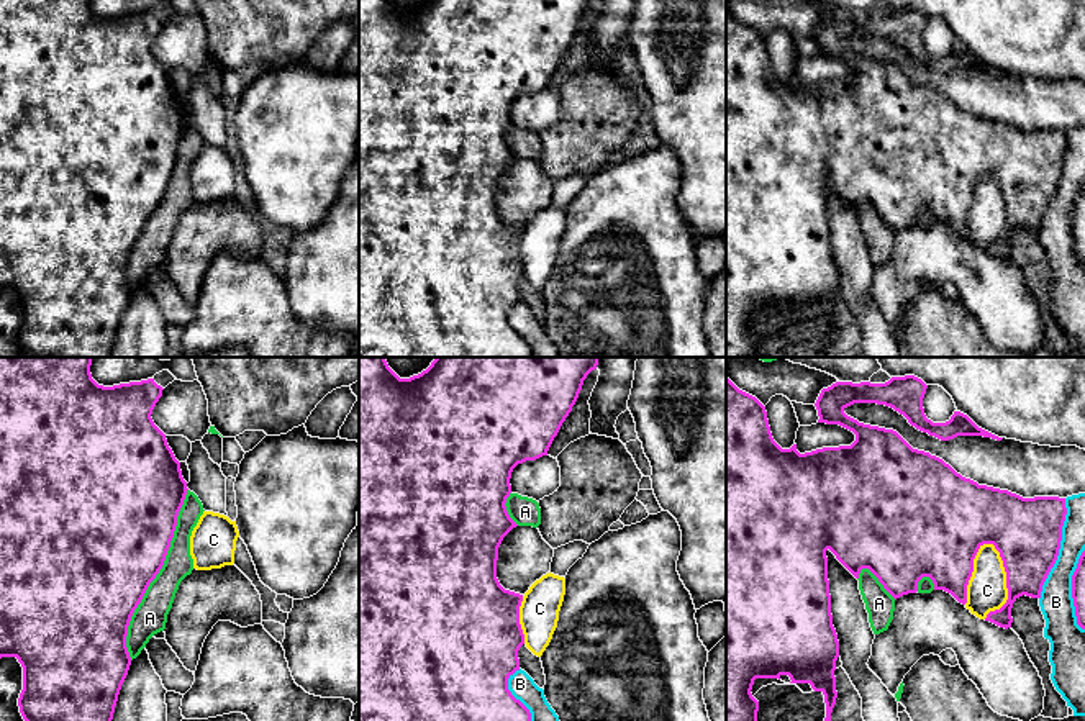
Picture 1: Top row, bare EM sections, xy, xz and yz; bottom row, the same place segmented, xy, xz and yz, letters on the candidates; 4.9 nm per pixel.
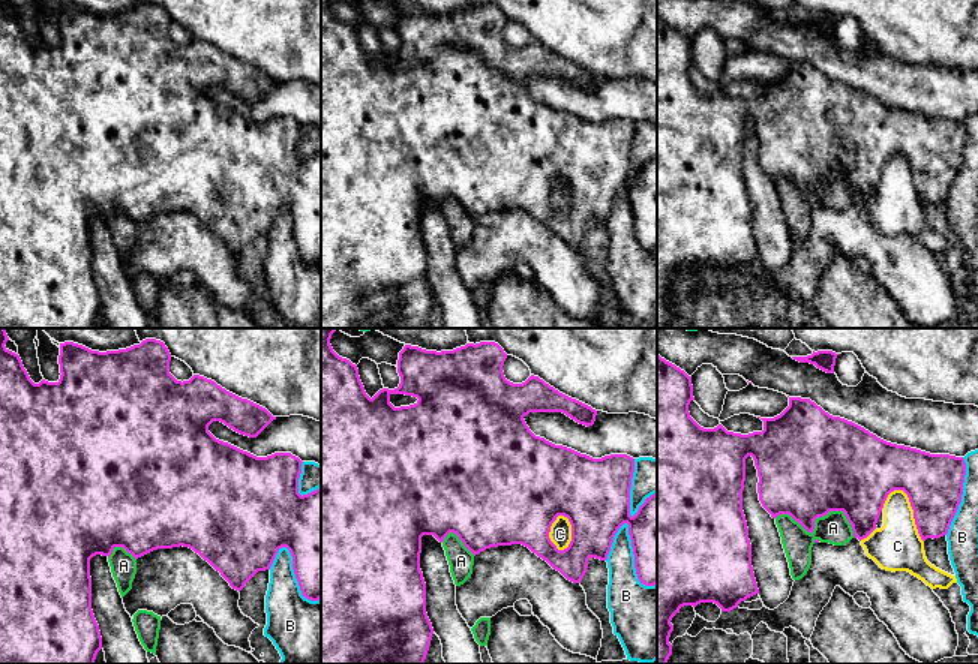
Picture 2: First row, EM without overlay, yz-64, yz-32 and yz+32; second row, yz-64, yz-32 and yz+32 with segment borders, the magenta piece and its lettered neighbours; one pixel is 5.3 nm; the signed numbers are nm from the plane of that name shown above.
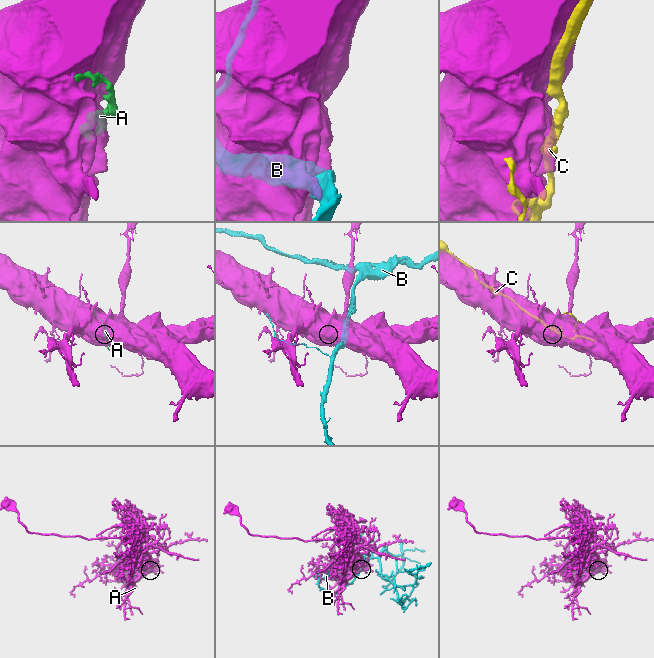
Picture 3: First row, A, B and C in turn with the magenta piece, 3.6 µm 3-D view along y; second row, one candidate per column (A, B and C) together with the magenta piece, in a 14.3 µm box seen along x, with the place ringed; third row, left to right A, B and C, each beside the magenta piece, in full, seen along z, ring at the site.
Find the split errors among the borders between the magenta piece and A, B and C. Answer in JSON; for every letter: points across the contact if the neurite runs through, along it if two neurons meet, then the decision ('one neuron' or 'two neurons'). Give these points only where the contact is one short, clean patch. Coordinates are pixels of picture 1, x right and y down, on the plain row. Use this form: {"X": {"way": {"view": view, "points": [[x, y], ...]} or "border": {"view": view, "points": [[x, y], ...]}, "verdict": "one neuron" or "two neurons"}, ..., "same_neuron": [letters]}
{"A": {"verdict": "one neuron"}, "B": {"verdict": "two neurons"}, "C": {"verdict": "two neurons"}, "same_neuron": ["A"]}

